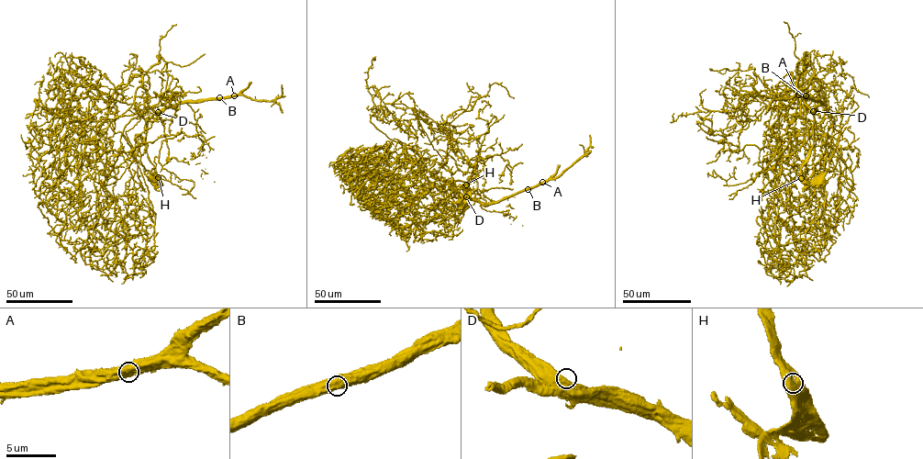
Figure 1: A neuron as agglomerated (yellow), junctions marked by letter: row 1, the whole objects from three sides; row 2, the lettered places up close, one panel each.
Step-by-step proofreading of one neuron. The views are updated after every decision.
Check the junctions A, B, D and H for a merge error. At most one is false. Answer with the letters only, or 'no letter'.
no letter

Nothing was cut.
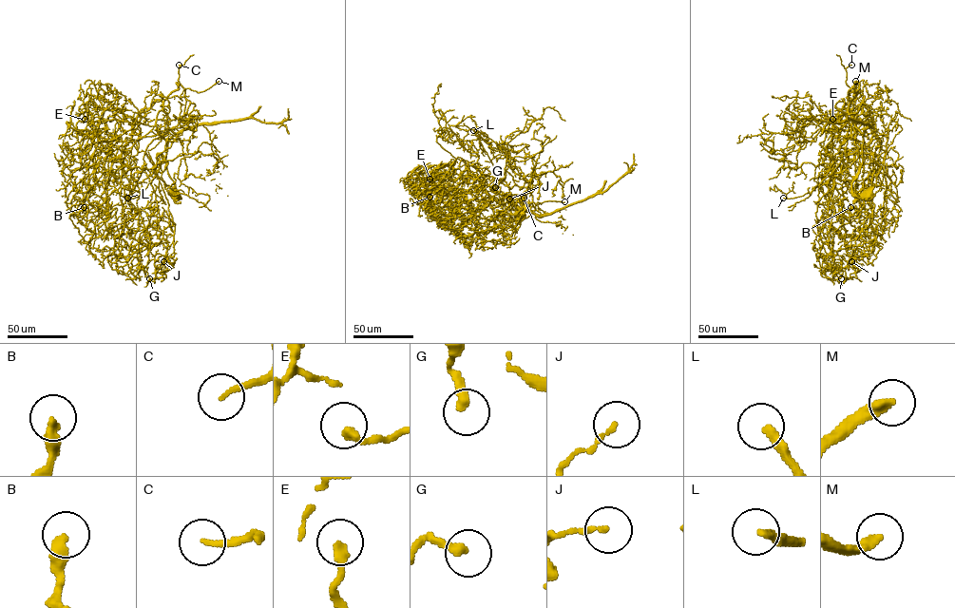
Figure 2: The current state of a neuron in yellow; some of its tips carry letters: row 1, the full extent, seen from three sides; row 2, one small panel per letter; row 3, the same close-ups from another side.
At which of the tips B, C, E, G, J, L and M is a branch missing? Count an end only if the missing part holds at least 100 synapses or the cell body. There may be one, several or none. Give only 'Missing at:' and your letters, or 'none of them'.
Missing at: C, L, M

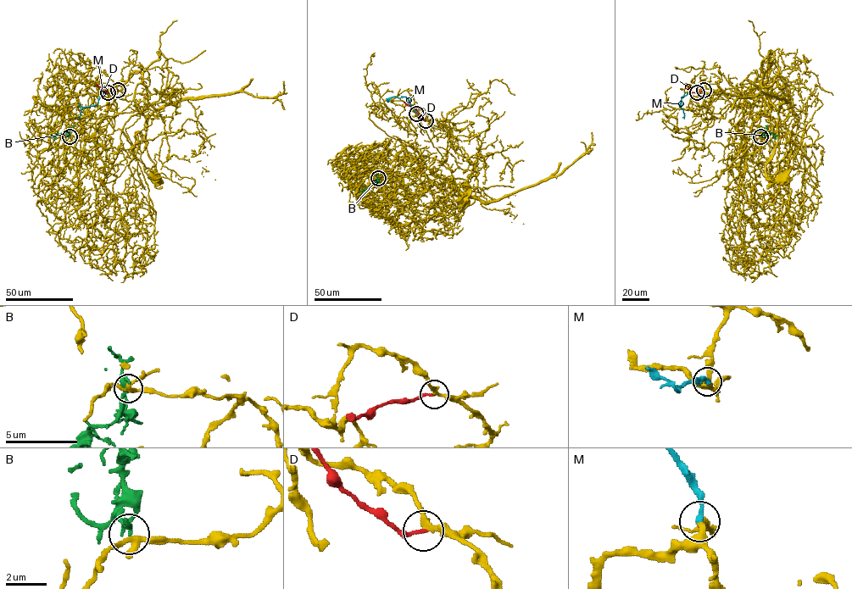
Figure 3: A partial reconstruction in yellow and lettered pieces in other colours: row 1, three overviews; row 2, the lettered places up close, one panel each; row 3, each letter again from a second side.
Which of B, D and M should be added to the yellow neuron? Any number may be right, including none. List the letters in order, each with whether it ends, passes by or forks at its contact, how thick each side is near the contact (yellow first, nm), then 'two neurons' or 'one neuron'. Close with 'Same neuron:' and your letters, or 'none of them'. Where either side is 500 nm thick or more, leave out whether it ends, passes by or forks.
B: it ends there; 240 nm thick on the yellow side, 200 nm on the other; two neurons
D: it ends there; 260 nm thick on the yellow side, 180 nm on the other; two neurons
M: it ends there; 240 nm thick on the yellow side, 240 nm on the other; one neuron
Same neuron: M

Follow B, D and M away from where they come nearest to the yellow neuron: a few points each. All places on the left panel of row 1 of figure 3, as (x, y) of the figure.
B: (69, 136), (61, 132), (52, 137)
D: (118, 90), (107, 92), (96, 84)
M: (108, 92), (103, 92), (97, 103), (83, 107), (78, 119)

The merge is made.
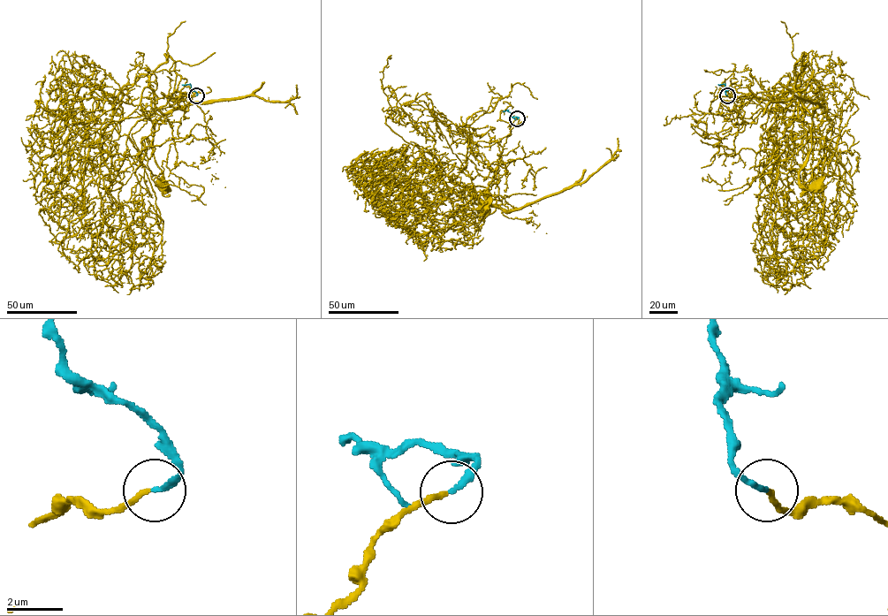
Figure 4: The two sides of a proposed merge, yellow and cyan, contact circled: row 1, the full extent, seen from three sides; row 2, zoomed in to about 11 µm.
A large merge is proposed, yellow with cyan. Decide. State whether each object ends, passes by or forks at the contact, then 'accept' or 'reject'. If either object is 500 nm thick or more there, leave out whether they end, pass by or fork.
yellow ends | cyan ends | accept

